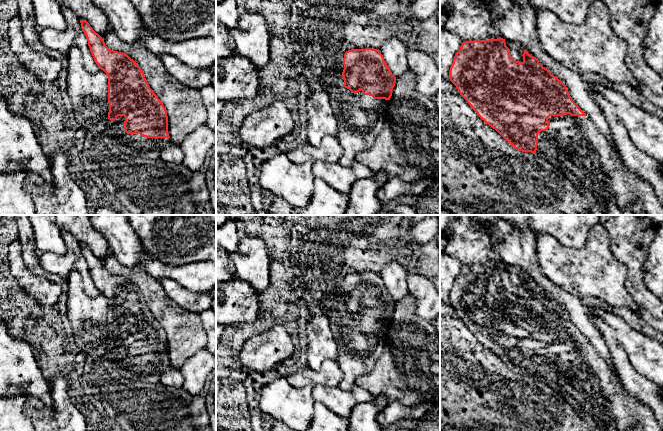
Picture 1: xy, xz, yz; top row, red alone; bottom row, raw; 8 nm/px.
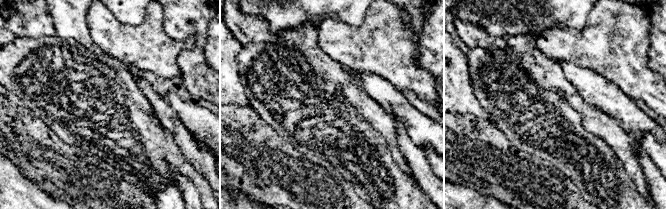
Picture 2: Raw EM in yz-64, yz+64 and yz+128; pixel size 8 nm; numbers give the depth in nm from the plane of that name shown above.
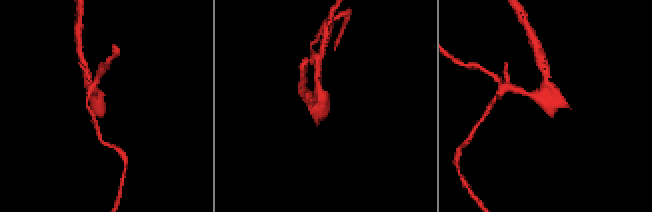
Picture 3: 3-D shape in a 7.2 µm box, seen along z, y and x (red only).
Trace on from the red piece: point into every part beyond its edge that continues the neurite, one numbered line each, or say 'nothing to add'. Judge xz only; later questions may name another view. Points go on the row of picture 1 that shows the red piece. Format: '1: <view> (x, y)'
1: xz (360, 118)

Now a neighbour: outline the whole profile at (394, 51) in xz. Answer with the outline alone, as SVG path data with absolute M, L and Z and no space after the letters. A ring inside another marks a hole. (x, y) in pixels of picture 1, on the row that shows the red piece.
M392 37L384 42L380 48L380 52L396 78L406 73L409 69L407 60L408 49L398 38Z

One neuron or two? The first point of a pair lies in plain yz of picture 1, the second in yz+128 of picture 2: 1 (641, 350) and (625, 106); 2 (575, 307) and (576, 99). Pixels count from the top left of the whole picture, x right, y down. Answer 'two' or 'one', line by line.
1: one
2: one

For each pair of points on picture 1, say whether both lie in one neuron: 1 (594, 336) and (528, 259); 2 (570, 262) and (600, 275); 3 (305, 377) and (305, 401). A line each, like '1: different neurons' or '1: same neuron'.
1: same neuron
2: same neuron
3: different neurons

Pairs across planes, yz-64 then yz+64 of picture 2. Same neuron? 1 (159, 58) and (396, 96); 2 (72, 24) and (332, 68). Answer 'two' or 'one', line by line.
1: two
2: one

